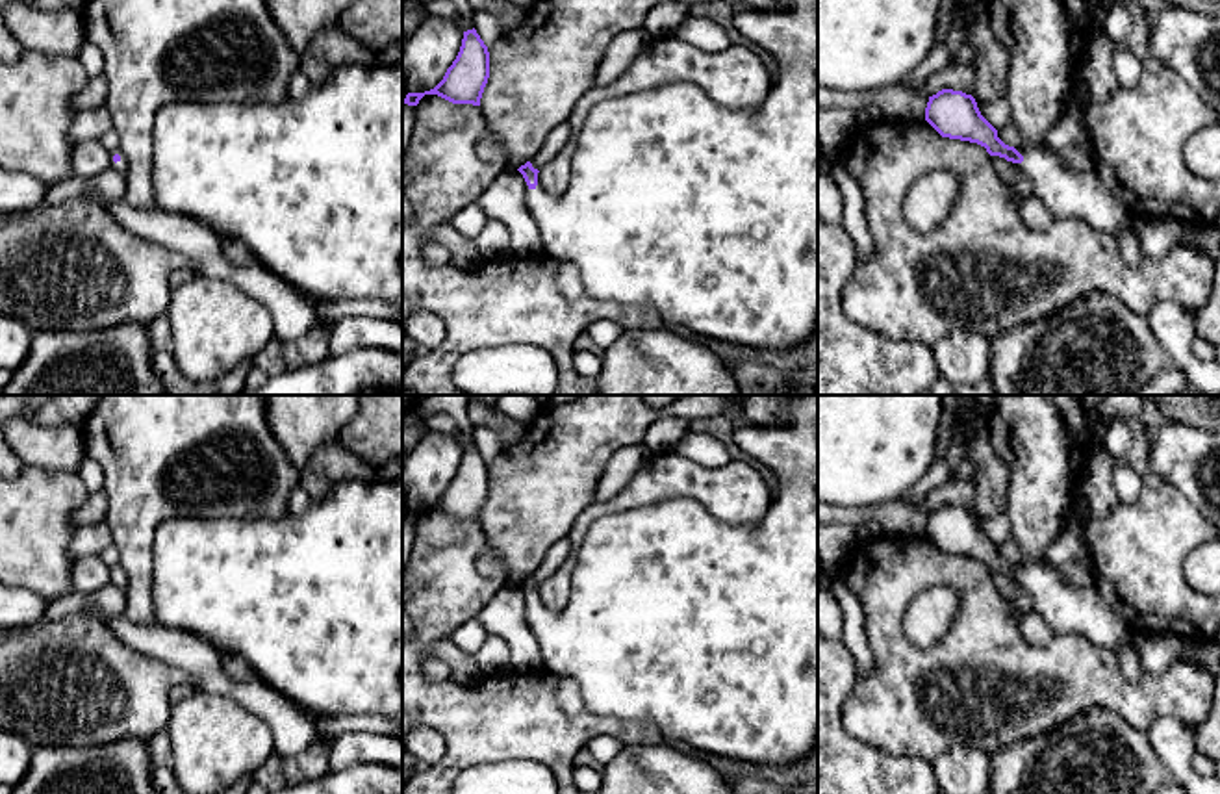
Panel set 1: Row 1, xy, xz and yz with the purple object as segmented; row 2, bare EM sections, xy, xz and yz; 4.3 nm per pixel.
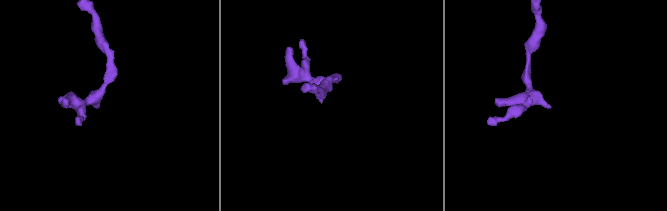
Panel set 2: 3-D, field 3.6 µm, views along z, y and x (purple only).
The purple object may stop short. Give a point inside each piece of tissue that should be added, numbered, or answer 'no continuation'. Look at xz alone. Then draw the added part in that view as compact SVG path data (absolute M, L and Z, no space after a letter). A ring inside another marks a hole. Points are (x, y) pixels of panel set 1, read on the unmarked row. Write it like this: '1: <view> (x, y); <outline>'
1: xz (709, 629); M794 395L775 423L736 427L732 440L745 455L777 475L777 493L758 521L747 525L718 521L701 503L688 497L603 516L590 525L584 542L573 555L575 566L566 608L554 614L540 605L528 605L525 621L540 646L541 673L573 679L590 712L653 722L664 738L682 740L719 757L792 768L801 766L818 742L818 395Z

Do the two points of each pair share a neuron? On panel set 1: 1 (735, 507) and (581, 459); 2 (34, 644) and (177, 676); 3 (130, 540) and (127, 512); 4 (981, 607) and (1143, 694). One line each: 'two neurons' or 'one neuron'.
1: two neurons
2: one neuron
3: one neuron
4: one neuron

